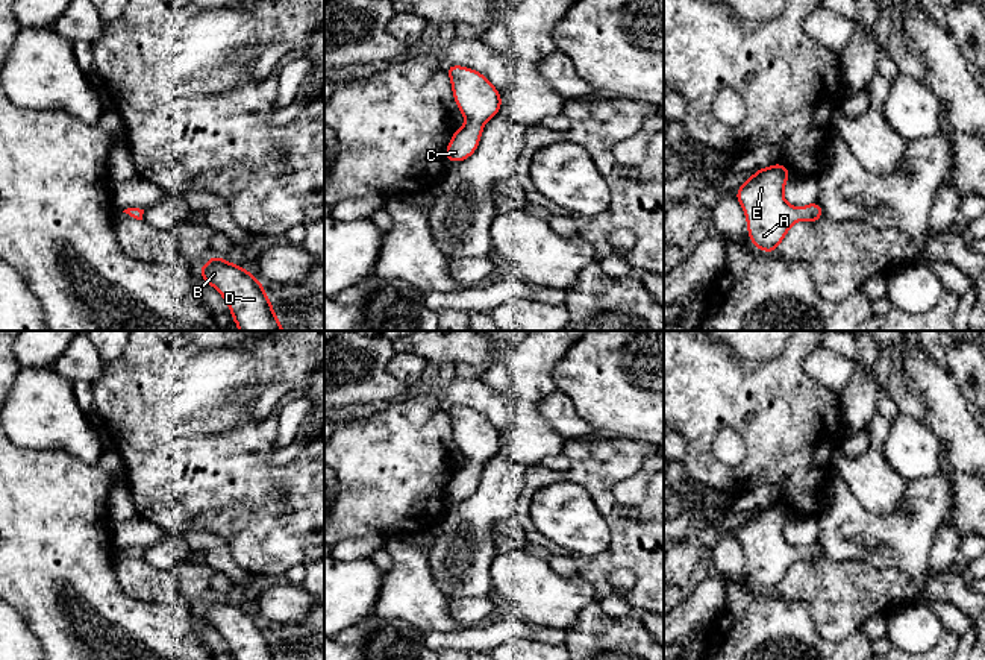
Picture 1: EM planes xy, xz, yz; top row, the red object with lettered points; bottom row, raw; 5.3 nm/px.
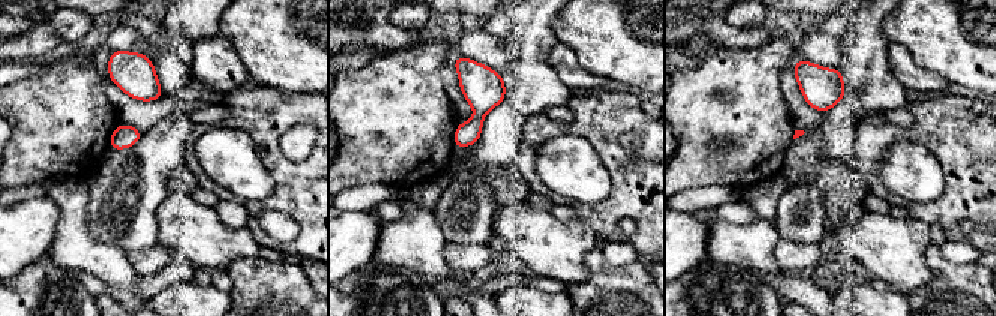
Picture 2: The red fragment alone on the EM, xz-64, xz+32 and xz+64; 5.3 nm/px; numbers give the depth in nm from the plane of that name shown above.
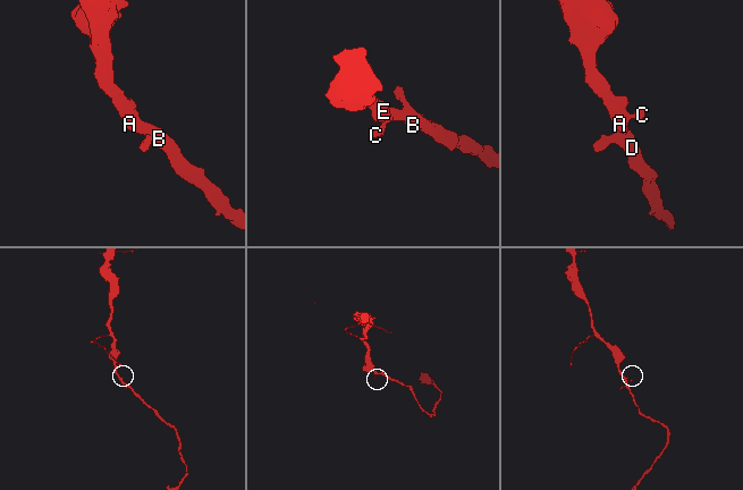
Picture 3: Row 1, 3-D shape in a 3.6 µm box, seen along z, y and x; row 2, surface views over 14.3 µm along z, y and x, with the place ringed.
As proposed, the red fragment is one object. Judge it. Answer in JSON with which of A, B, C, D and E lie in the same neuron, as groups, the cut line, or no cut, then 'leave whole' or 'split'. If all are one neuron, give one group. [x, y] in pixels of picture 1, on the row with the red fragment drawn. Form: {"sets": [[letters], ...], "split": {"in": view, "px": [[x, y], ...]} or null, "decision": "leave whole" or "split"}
{"sets": [["A", "B", "C", "D", "E"]], "split": null, "decision": "leave whole"}

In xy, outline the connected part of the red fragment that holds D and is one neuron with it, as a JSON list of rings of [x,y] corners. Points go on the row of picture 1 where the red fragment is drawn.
[[[212,255],[199,273],[229,303],[239,331],[285,331],[264,285],[252,272]]]

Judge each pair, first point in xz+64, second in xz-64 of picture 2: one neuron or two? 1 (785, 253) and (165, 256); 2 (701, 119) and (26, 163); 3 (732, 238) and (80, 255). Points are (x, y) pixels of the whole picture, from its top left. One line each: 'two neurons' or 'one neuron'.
1: one neuron
2: one neuron
3: one neuron

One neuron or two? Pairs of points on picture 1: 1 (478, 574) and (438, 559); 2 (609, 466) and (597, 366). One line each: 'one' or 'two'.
1: one
2: two

